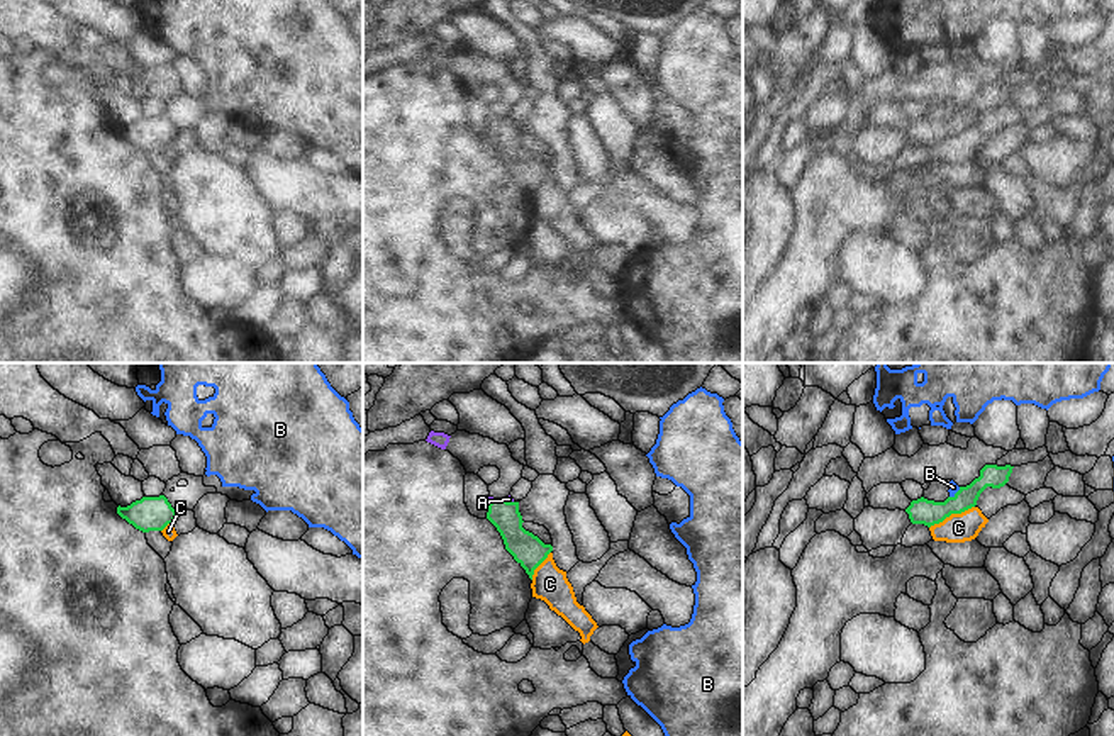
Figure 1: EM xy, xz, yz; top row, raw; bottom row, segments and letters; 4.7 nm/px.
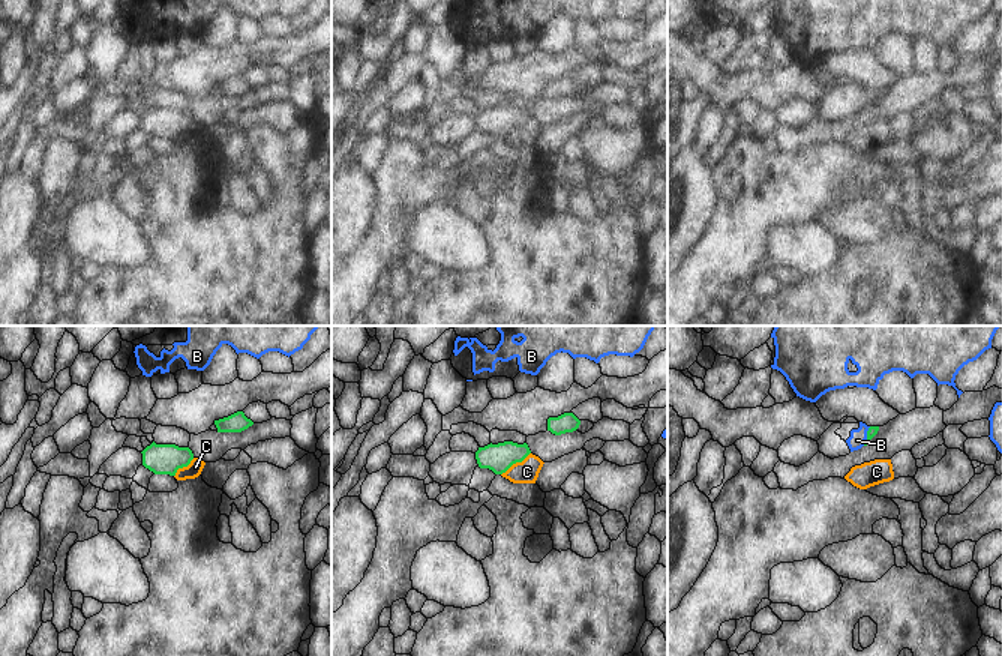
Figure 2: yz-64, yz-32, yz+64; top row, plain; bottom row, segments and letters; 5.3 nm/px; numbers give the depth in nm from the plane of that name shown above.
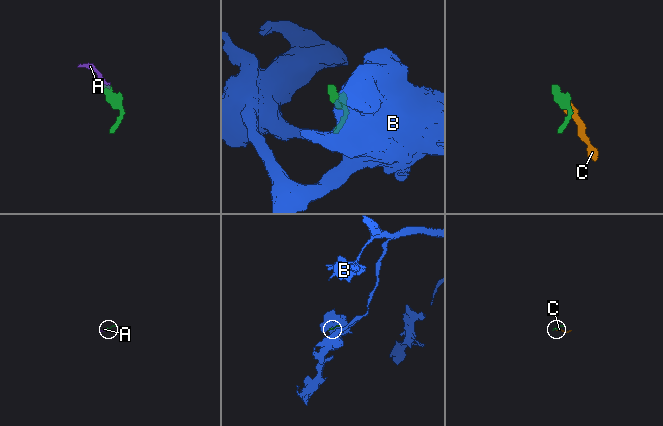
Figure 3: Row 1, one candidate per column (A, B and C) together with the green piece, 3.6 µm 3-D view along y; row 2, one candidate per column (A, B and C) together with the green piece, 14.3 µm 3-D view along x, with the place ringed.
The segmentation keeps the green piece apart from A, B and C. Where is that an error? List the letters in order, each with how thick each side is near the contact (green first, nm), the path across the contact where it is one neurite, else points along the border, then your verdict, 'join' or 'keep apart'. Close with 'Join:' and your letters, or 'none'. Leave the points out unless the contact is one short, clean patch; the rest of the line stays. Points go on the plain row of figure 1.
A: 150/30 nm | across xz (526, 168), (511, 150), (509, 122), (509, 119) | join
B: 120/50 nm | along yz (960, 107), (950, 117) | keep apart
C: 120/140 nm | along yz (974, 126), (952, 133), (930, 148) | keep apart
Join: A

